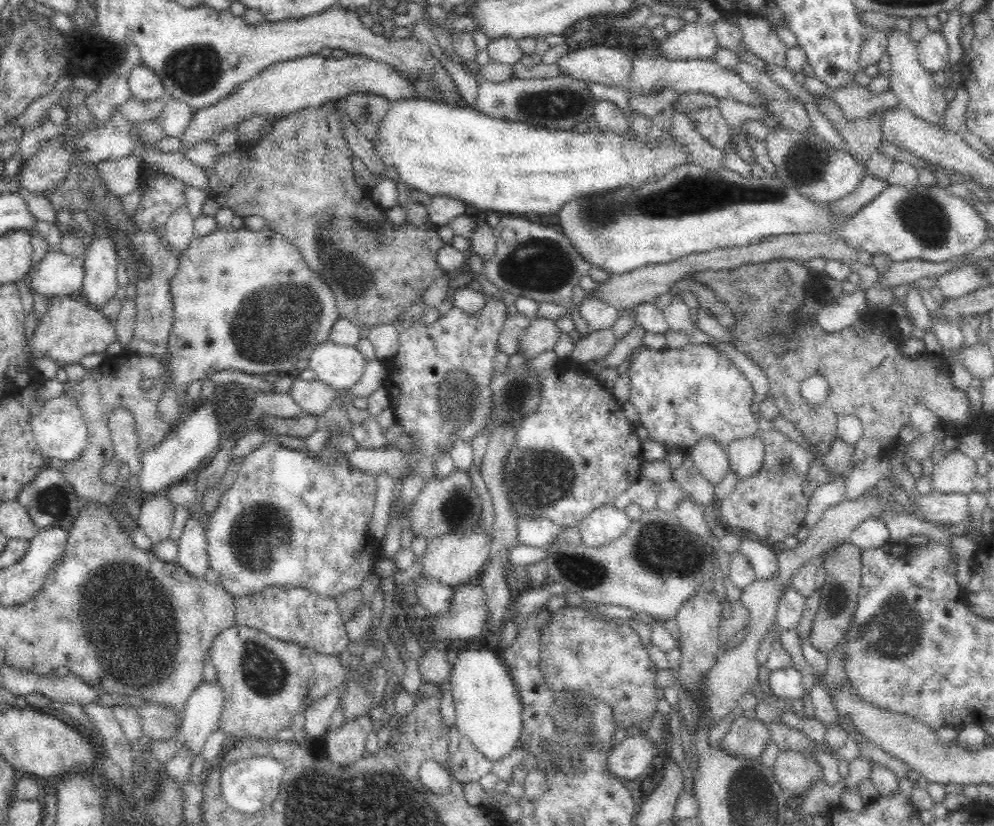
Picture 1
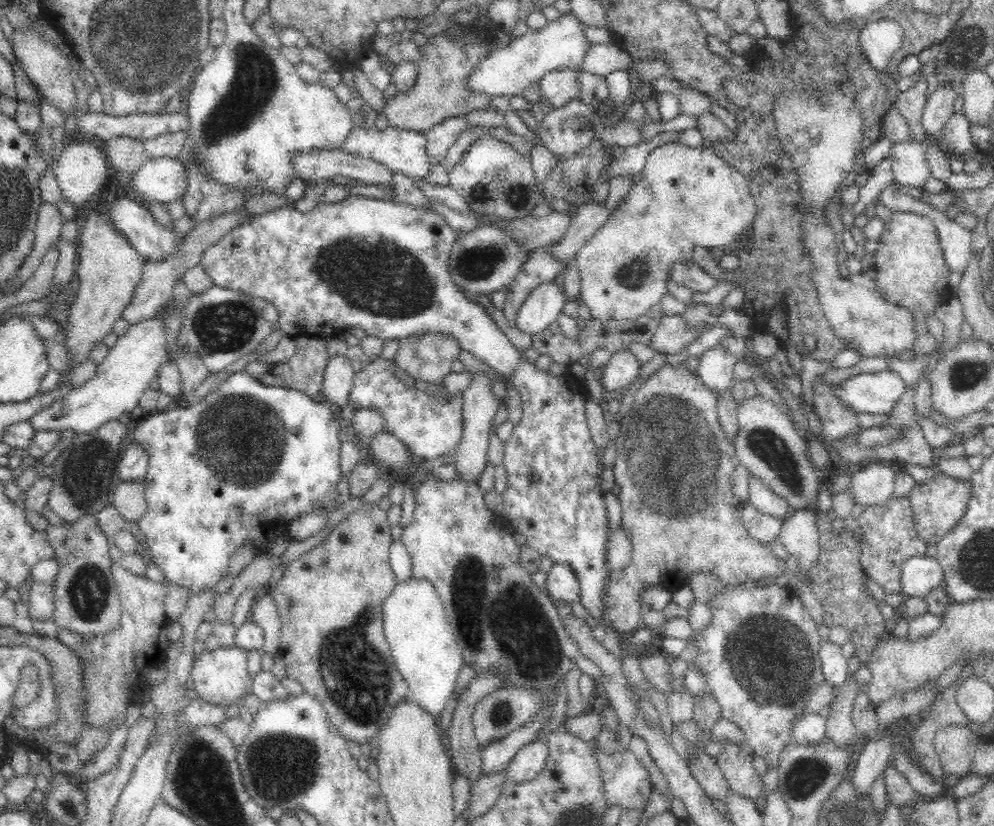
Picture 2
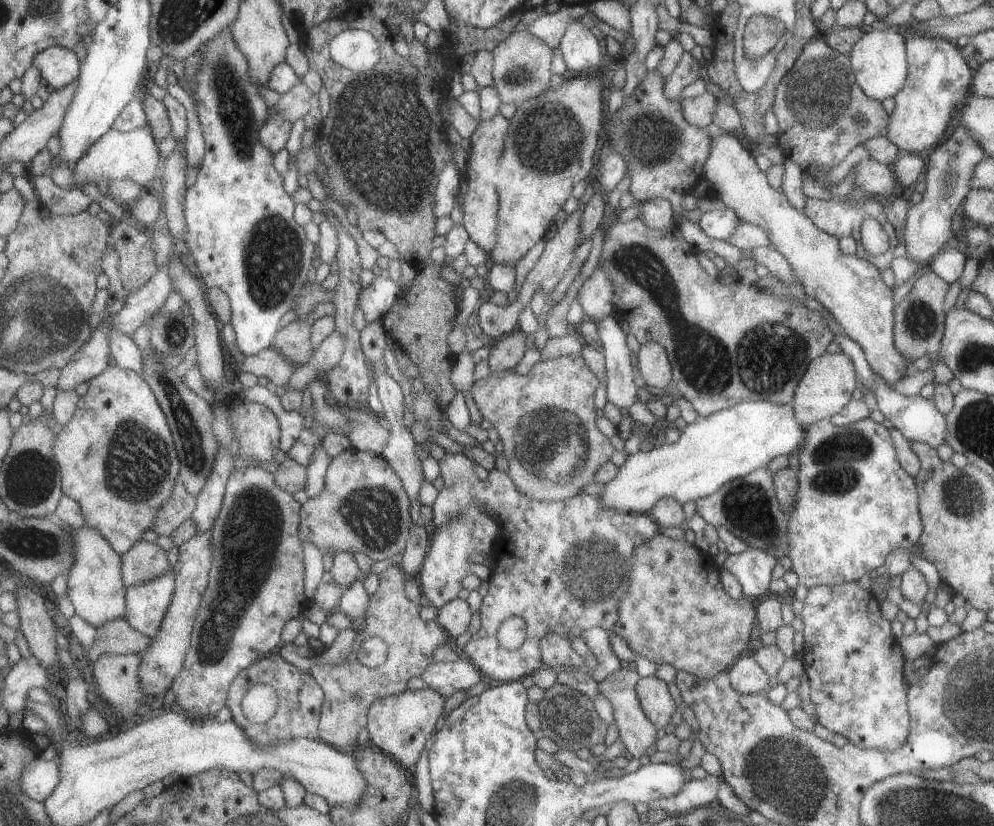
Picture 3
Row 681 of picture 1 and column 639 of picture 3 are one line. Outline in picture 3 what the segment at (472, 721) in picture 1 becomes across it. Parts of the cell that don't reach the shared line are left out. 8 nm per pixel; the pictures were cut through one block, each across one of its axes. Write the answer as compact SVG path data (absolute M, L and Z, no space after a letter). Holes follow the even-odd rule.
M764 401L739 402L732 408L687 424L680 438L672 444L628 455L615 476L604 484L603 492L598 494L600 504L624 514L646 514L661 498L672 497L681 505L697 501L732 479L766 467L772 458L800 449L804 431L805 427L794 420L791 402L782 406Z

